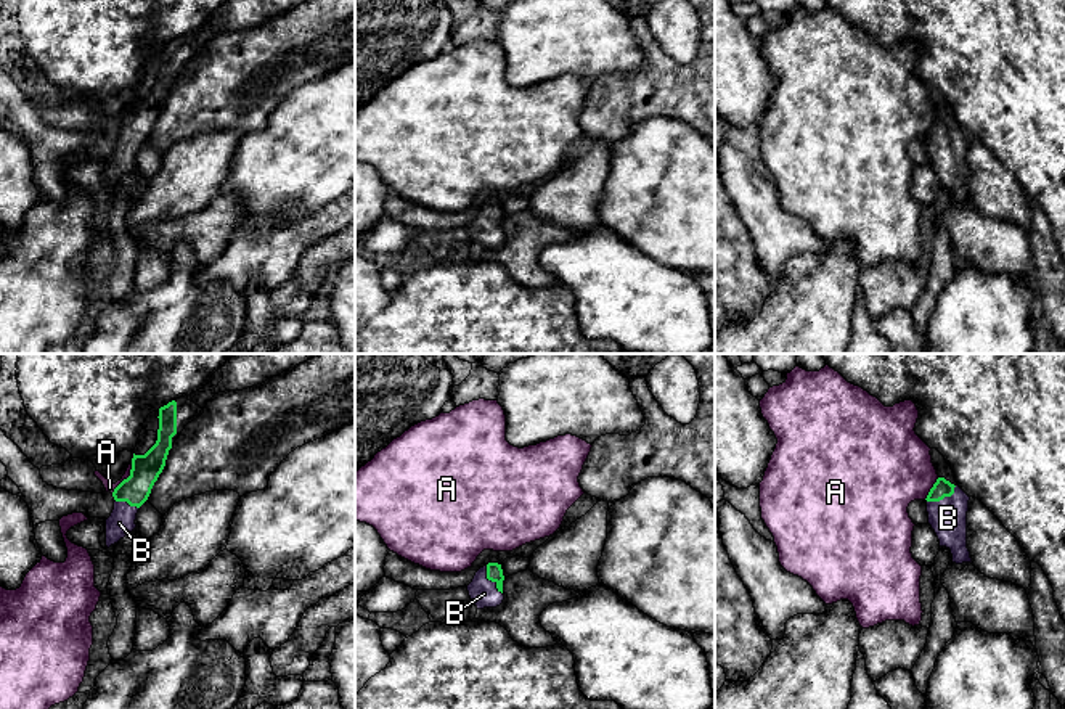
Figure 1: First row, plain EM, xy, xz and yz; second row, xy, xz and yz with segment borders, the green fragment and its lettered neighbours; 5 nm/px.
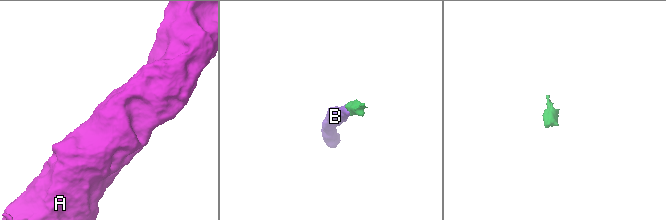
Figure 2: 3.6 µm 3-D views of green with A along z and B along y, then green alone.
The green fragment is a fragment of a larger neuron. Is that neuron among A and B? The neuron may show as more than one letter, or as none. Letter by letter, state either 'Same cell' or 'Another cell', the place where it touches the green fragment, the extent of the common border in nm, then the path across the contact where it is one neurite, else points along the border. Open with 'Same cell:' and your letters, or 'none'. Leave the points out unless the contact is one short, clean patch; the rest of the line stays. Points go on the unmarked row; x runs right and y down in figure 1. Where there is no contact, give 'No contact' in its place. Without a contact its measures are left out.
Same cell: B
A: Another cell. Touches green at xy (130, 113). Shared border 240 nm. Boundary: xy (134, 94), (130, 113), (111, 132)
B: Same cell. Touches green at xz (490, 219). Shared border 170 nm. Path across: xz (493, 209), (490, 219), (484, 233)

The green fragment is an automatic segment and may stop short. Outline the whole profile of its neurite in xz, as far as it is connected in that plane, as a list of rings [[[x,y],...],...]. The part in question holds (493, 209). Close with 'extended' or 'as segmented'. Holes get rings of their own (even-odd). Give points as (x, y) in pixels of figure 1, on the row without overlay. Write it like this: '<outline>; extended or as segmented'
[[[488,203],[475,212],[467,232],[477,249],[496,248],[503,243],[503,220],[503,209],[498,203]]]; extended

